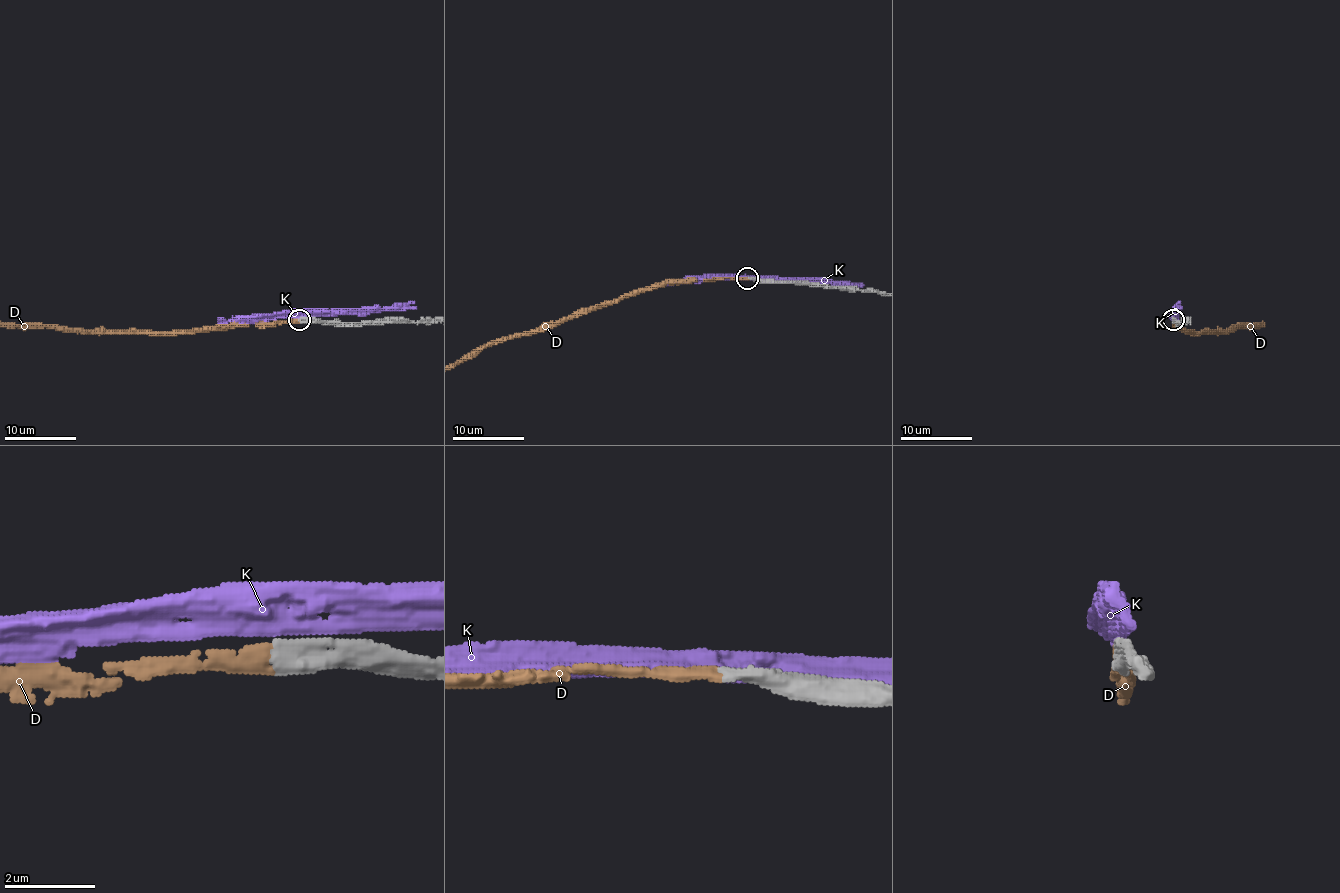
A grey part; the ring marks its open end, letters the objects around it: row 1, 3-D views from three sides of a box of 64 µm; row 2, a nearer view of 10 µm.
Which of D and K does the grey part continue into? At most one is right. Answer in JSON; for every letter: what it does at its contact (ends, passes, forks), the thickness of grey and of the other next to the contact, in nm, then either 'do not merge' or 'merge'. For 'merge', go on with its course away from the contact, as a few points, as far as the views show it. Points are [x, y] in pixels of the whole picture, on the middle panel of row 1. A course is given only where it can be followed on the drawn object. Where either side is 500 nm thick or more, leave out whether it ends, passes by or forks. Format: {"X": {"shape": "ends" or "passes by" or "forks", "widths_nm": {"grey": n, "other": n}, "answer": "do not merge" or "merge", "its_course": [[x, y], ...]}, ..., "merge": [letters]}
{"D": {"shape": "ends", "widths_nm": {"grey": 400, "other": 320}, "answer": "merge"}, "K": {"widths_nm": {"grey": 550, "other": 600}, "answer": "do not merge"}, "merge": ["D"]}

